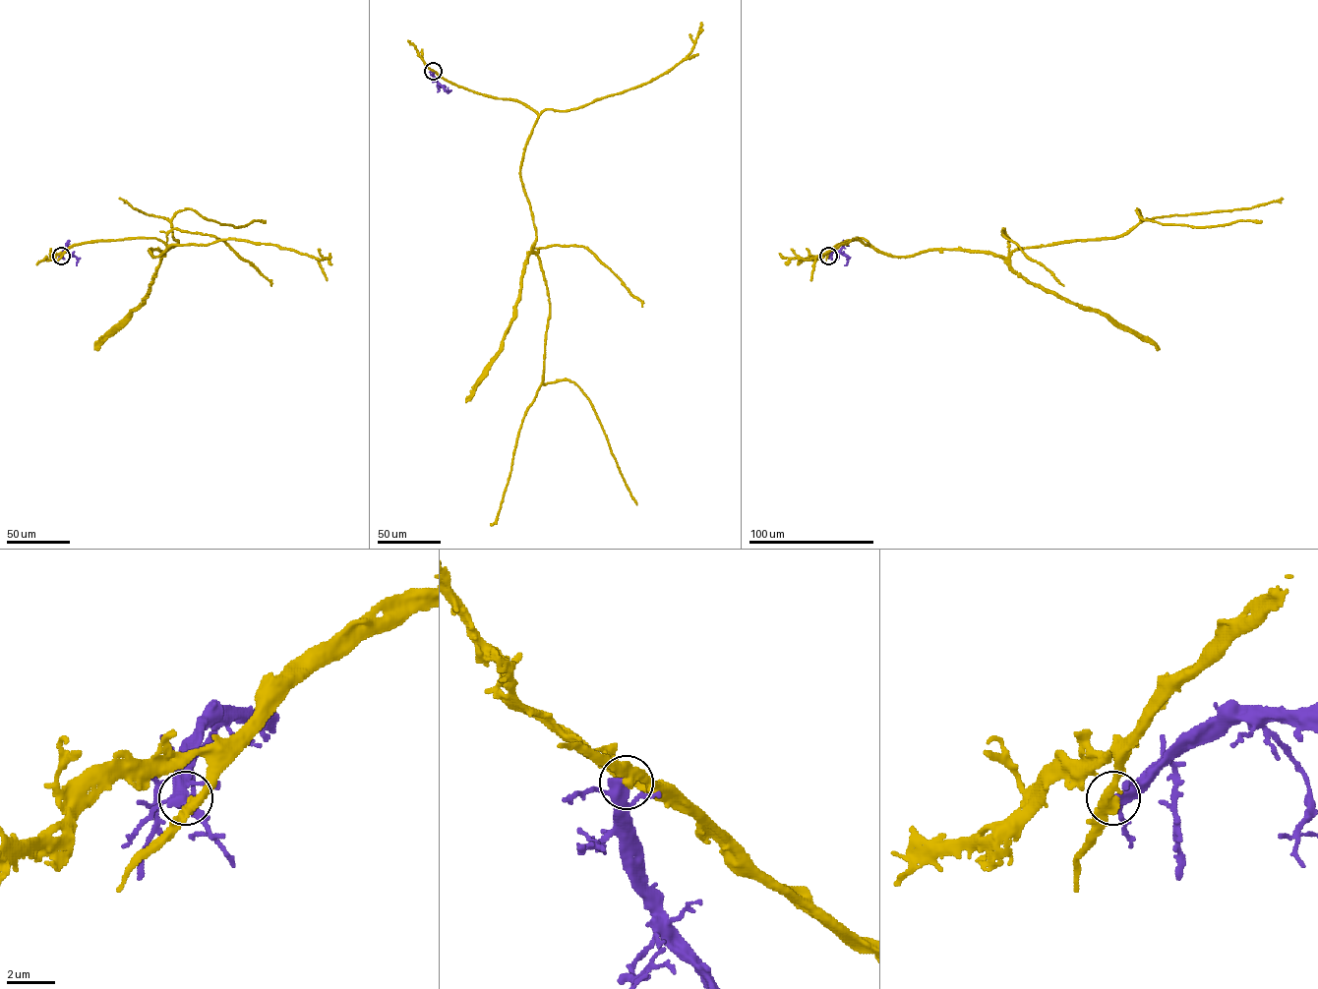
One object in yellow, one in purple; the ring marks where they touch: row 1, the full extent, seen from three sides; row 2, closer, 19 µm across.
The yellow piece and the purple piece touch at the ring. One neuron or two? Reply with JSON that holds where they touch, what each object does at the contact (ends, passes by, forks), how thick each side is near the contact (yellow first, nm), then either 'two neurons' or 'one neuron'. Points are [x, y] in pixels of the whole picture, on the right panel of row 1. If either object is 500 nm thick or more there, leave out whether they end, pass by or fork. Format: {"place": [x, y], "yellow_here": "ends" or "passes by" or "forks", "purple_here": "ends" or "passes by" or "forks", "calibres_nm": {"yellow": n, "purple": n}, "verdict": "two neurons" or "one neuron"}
{"place": [828, 256], "yellow_here": "forks", "purple_here": "passes by", "calibres_nm": {"yellow": 320, "purple": 400}, "verdict": "two neurons"}

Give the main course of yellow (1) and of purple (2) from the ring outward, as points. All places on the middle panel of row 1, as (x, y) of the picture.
1: (433, 71), (538, 115), (520, 172), (549, 296), (543, 383), (579, 387), (637, 504)
2: (433, 71), (434, 79), (448, 91), (448, 87)

